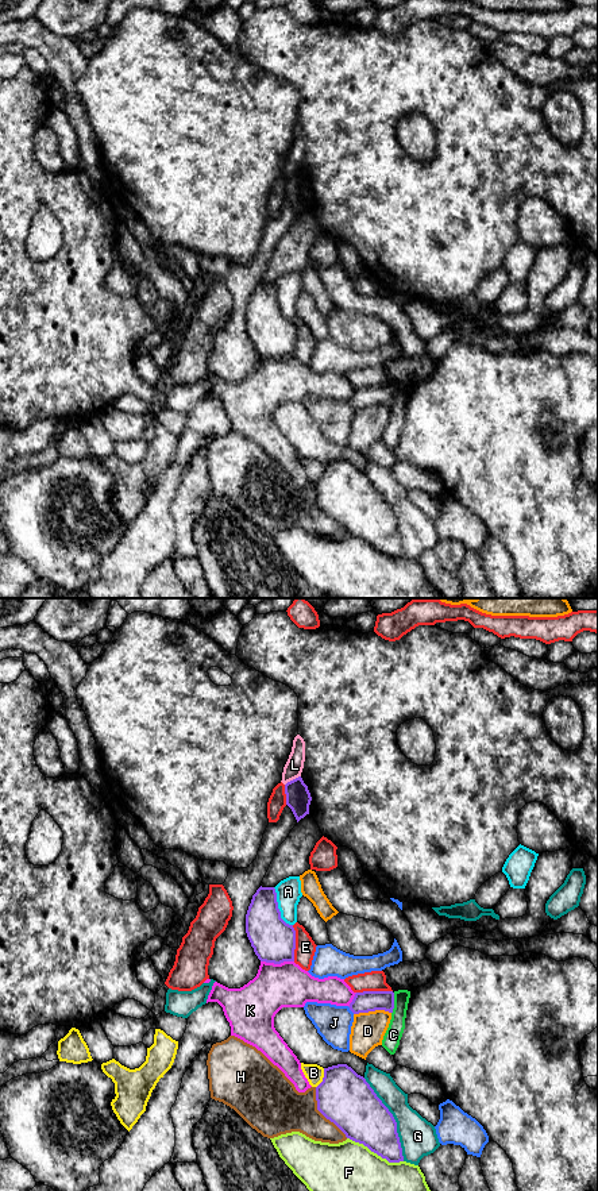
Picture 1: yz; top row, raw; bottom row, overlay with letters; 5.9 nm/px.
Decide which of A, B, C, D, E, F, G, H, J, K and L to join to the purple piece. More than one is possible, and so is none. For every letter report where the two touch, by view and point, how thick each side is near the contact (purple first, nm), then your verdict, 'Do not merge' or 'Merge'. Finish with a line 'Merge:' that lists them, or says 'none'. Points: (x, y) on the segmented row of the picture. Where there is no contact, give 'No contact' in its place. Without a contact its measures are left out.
A: Touches purple at yz (277, 908). Thickness 260 nm (purple) against 140 nm. Do not merge
B: Touches purple at yz (323, 1078). Thickness 320 nm (purple) against 110 nm. Do not merge
C: Touches purple at yz (393, 1003). Thickness 130 nm (purple) against 100 nm. Do not merge
D: Touches purple at yz (371, 1010). Thickness 130 nm (purple) against 200 nm. Do not merge
E: Touches purple at yz (294, 943). Thickness 260 nm (purple) against 120 nm. Do not merge
F: Touches purple at yz (375, 1152). Thickness 300 nm (purple) against 300 nm. Do not merge
G: Touches purple at yz (394, 1120). Thickness 300 nm (purple) against 220 nm. Do not merge
H: Touches purple at yz (321, 1113). Thickness 320 nm (purple) against 300 nm. Do not merge
J: Touches purple at yz (351, 1010). Thickness 130 nm (purple) against 220 nm. Do not merge
K: Touches purple at yz (277, 963). Thickness 260 nm (purple) against 260 nm. Do not merge
L: Touches purple at yz (293, 779). Thickness 150 nm (purple) against 110 nm. Do not merge
Merge: none

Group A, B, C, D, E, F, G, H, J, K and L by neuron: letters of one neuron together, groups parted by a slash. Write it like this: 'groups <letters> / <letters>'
groups A / B G / C / D / E / F / H / J / K / L

